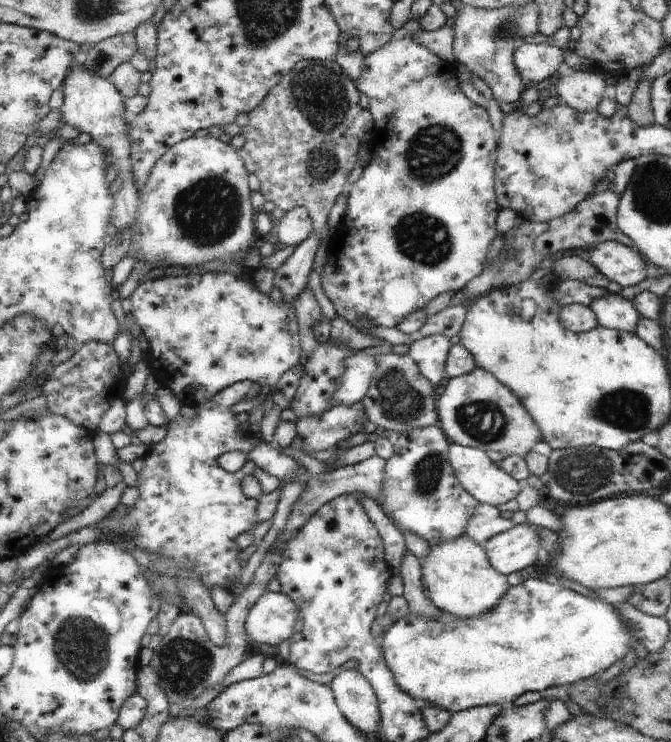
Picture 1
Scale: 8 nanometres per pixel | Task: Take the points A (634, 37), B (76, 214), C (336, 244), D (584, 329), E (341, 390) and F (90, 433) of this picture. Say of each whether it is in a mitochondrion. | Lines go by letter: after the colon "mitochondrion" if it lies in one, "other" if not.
A: other
B: mitochondrion
C: other
D: other
E: other
F: other

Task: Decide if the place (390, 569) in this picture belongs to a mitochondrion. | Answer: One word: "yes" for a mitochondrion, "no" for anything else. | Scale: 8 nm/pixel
no

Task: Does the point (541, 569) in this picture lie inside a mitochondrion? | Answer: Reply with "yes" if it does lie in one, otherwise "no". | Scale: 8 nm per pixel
no

